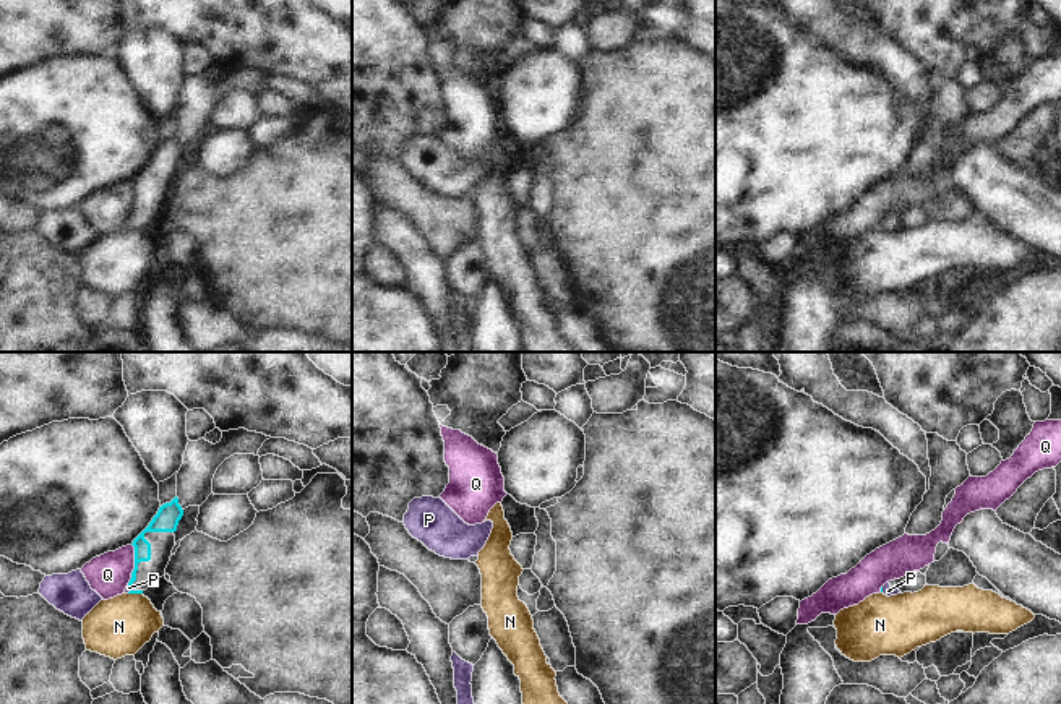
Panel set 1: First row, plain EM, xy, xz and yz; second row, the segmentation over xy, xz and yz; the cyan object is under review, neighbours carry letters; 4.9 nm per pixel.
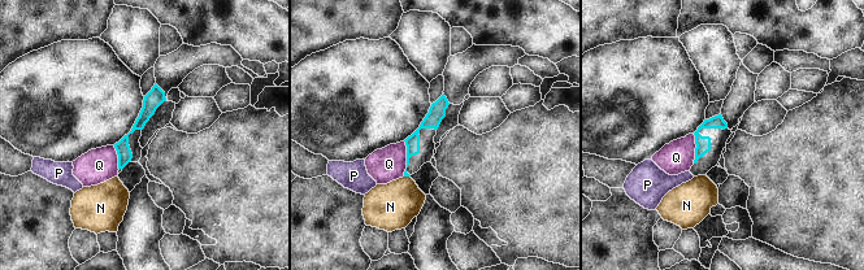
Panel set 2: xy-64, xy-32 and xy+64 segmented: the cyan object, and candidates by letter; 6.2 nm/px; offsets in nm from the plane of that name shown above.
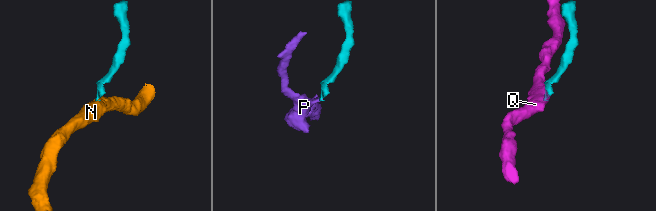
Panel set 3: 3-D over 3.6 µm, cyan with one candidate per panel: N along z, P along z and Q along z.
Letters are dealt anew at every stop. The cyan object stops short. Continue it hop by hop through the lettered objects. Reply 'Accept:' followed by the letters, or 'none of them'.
Accept: P

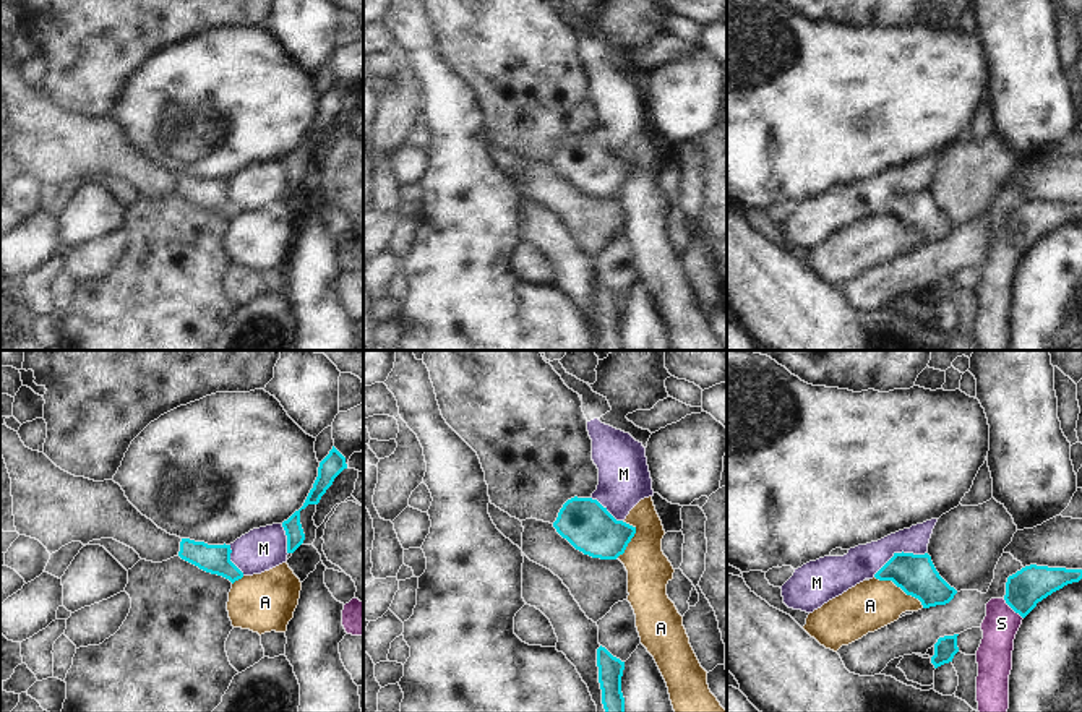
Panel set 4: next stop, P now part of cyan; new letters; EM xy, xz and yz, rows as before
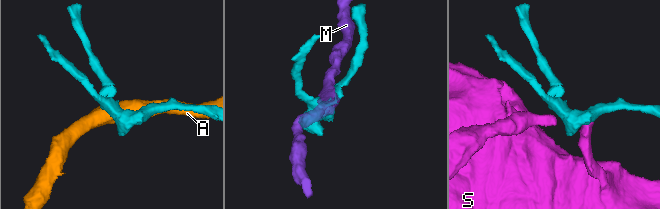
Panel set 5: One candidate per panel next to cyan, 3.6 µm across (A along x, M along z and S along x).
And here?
Accept: none of them

